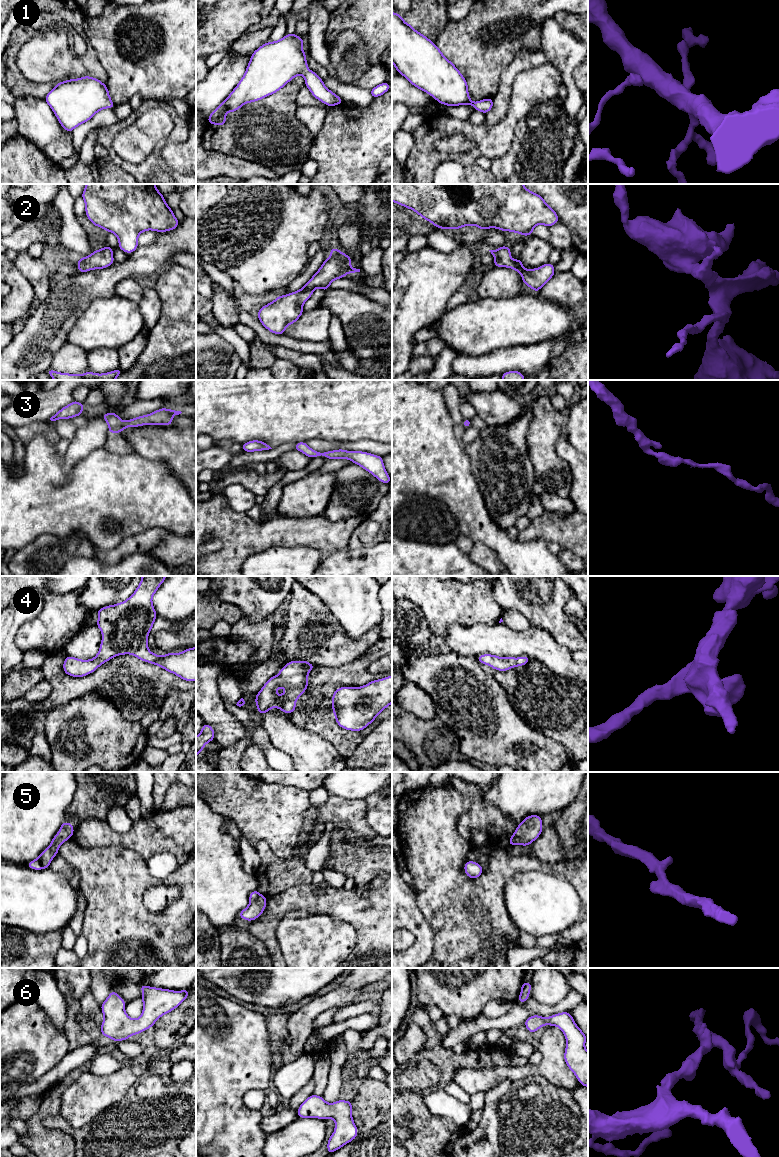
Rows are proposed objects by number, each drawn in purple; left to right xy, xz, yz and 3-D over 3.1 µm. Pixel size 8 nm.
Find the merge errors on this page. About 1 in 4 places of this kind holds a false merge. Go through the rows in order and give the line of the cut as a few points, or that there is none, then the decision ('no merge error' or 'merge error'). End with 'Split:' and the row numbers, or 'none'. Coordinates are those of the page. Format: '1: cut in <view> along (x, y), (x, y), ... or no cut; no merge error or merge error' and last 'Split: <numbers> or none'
1: no cut; no merge error
2: no cut; no merge error
3: no cut; no merge error
4: no cut; no merge error
5: no cut; no merge error
6: no cut; no merge error
Split: none

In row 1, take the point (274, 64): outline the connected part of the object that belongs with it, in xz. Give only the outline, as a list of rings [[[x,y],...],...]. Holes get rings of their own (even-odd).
[[[295,33],[286,34],[282,39],[267,42],[255,50],[249,60],[246,71],[237,86],[229,96],[209,115],[207,121],[209,124],[223,126],[226,122],[226,113],[235,112],[244,104],[259,101],[269,95],[275,94],[283,88],[288,82],[298,75],[305,79],[305,86],[311,94],[320,102],[329,107],[343,104],[342,99],[329,90],[323,80],[314,72],[308,69],[306,53],[302,47],[304,40]]]

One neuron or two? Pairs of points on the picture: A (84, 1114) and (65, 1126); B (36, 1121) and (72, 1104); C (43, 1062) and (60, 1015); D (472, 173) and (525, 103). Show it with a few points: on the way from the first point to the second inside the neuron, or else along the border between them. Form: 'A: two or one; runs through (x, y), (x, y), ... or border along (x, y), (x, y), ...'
A: two; border along (59, 1114), (76, 1128), (81, 1128), (92, 1120)
B: two; border along (67, 1088), (62, 1095), (60, 1112), (58, 1114)
C: two; border along (43, 1008), (51, 1023), (64, 1034)
D: two; border along (475, 162), (466, 166)

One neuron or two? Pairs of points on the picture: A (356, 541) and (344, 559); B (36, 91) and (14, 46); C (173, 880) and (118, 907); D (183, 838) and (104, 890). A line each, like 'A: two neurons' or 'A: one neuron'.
A: two neurons
B: one neuron
C: one neuron
D: two neurons

